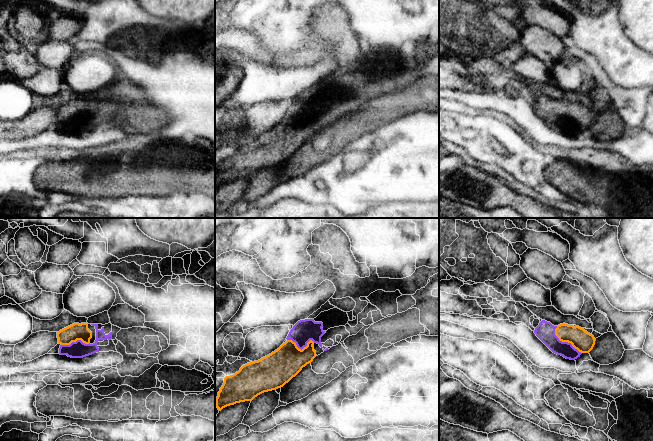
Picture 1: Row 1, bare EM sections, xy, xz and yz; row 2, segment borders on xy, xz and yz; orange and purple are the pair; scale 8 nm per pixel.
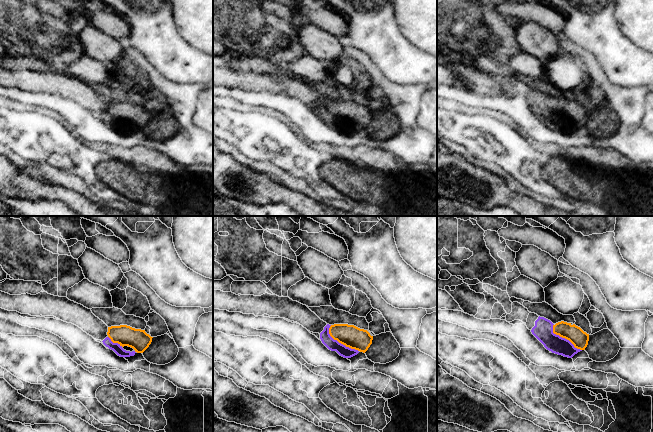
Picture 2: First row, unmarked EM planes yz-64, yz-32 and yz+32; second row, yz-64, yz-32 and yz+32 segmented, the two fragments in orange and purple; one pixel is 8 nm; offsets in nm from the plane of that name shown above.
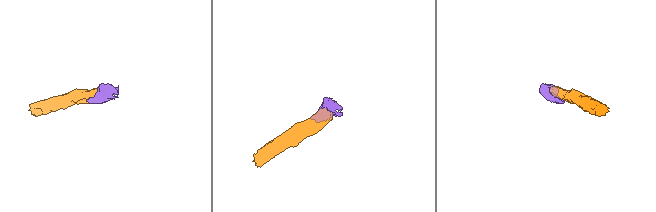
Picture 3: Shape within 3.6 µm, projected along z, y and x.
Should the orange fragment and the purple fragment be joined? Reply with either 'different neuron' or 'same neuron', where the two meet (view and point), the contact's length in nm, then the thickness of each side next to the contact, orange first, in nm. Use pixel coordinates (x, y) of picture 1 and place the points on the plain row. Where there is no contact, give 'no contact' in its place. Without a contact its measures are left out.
same neuron; meets orange in yz at (564, 117); contact 300 nm long; 160 nm thick on the orange side, 160 nm on the other

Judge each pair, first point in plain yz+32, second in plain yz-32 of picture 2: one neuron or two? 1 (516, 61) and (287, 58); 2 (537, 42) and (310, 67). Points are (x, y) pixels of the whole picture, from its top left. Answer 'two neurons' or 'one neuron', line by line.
1: two neurons
2: two neurons

